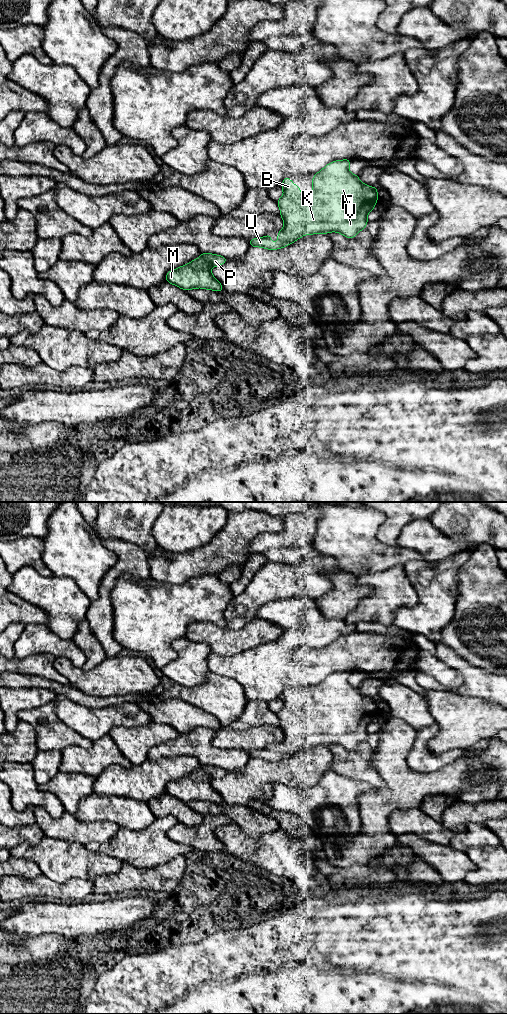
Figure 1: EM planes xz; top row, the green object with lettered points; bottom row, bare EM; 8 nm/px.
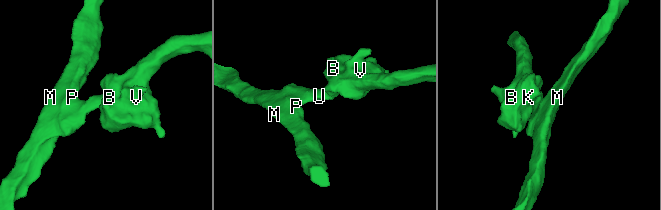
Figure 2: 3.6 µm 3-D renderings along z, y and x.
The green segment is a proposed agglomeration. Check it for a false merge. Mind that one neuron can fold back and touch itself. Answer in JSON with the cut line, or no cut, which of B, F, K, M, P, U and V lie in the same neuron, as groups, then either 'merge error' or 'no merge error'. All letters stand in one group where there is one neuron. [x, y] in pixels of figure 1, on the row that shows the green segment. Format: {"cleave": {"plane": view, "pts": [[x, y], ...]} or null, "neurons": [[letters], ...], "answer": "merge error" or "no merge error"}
{"cleave": null, "neurons": [["B", "F", "K", "M", "P", "U", "V"]], "answer": "no merge error"}

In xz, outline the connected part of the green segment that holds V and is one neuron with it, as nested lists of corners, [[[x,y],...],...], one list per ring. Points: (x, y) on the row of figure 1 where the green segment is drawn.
[[[344,159],[327,164],[313,176],[313,190],[307,196],[302,196],[300,187],[284,177],[284,194],[276,201],[284,222],[283,229],[277,232],[279,240],[273,243],[268,234],[250,239],[250,246],[277,250],[304,235],[330,232],[356,237],[368,224],[367,215],[377,203],[378,192],[377,187],[362,183],[349,171],[350,162]]]

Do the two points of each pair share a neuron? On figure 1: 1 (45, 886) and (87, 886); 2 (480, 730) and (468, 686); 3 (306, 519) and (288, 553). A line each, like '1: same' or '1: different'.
1: same
2: different
3: different

